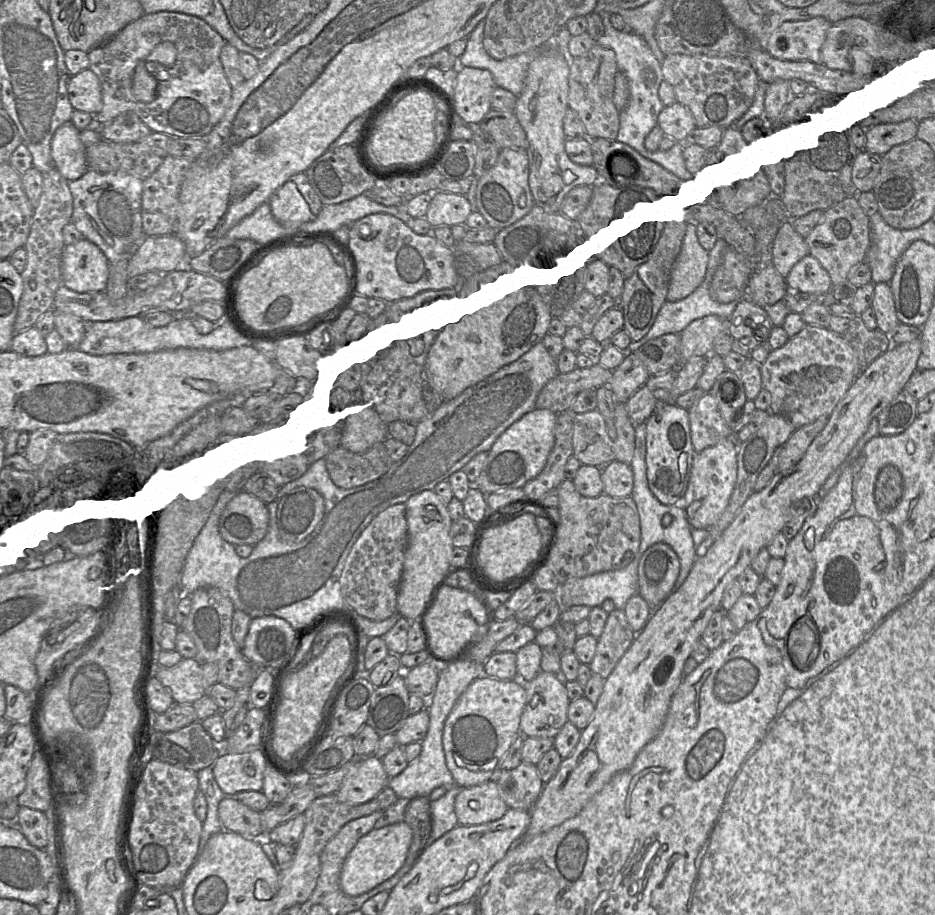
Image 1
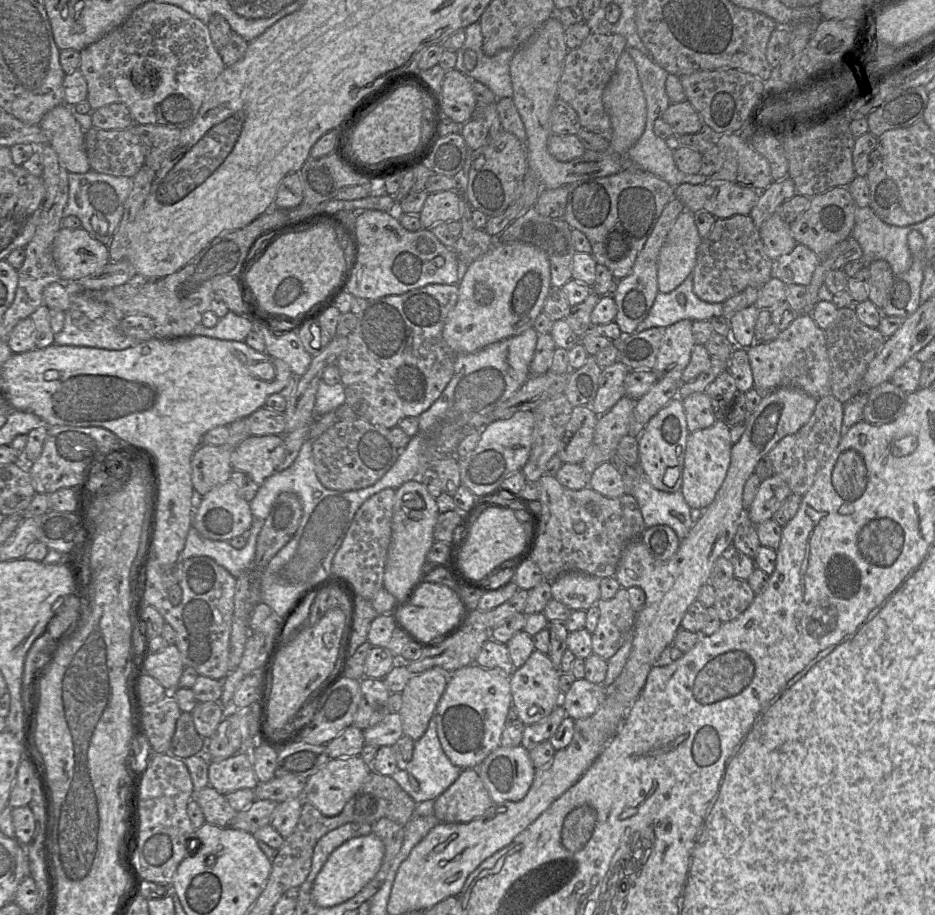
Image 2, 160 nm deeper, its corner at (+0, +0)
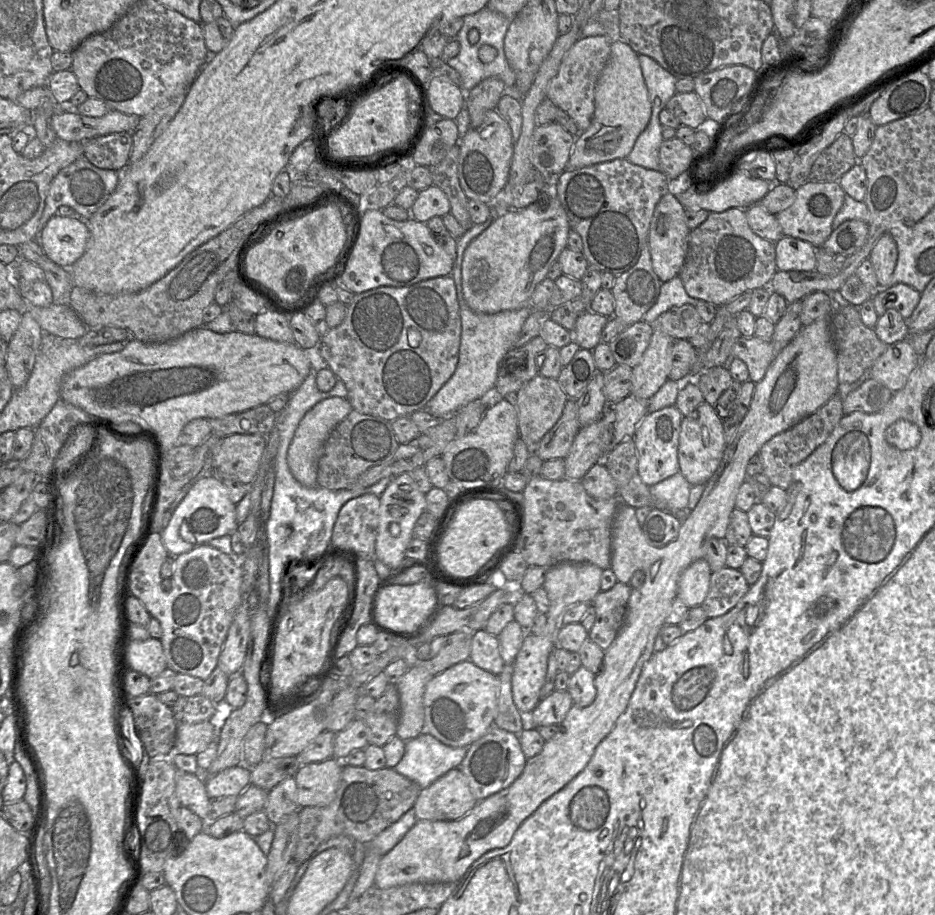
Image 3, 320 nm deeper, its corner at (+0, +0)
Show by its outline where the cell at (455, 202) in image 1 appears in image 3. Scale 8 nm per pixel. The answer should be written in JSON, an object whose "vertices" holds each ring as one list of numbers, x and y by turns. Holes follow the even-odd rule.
{"vertices":[[431,185,418,192,410,211,414,220,426,223,432,217,443,217,450,213,450,203,440,188]]}

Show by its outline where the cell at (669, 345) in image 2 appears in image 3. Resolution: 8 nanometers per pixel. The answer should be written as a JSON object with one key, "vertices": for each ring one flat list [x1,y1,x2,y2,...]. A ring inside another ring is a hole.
{"vertices":[[653,332,640,363,632,369,631,395,648,401,669,380,674,340,662,332]]}

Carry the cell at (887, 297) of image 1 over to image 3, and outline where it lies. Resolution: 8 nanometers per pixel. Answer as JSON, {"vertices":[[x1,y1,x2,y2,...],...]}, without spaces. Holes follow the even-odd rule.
{"vertices":[[884,233,870,252,869,260,873,266,879,287,889,282,897,262,897,246,889,233]]}

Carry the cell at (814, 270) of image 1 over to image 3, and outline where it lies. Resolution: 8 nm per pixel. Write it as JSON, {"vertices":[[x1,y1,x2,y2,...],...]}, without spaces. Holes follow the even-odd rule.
{"vertices":[[783,236,775,243,775,263,779,271,813,271,816,266,815,247,809,242]]}

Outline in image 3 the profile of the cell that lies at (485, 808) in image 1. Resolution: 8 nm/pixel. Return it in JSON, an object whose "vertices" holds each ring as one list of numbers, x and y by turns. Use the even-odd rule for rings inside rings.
{"vertices":[[454,768,429,787,420,790,413,810,418,821,456,821,469,813,477,803,466,776,458,768]]}

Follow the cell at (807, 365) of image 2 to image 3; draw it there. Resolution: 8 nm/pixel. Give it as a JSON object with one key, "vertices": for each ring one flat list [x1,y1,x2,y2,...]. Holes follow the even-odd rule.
{"vertices":[[740,336,732,350,732,358,742,360,749,372,749,380,760,382,780,351,776,351,772,341,764,341,755,336]]}

